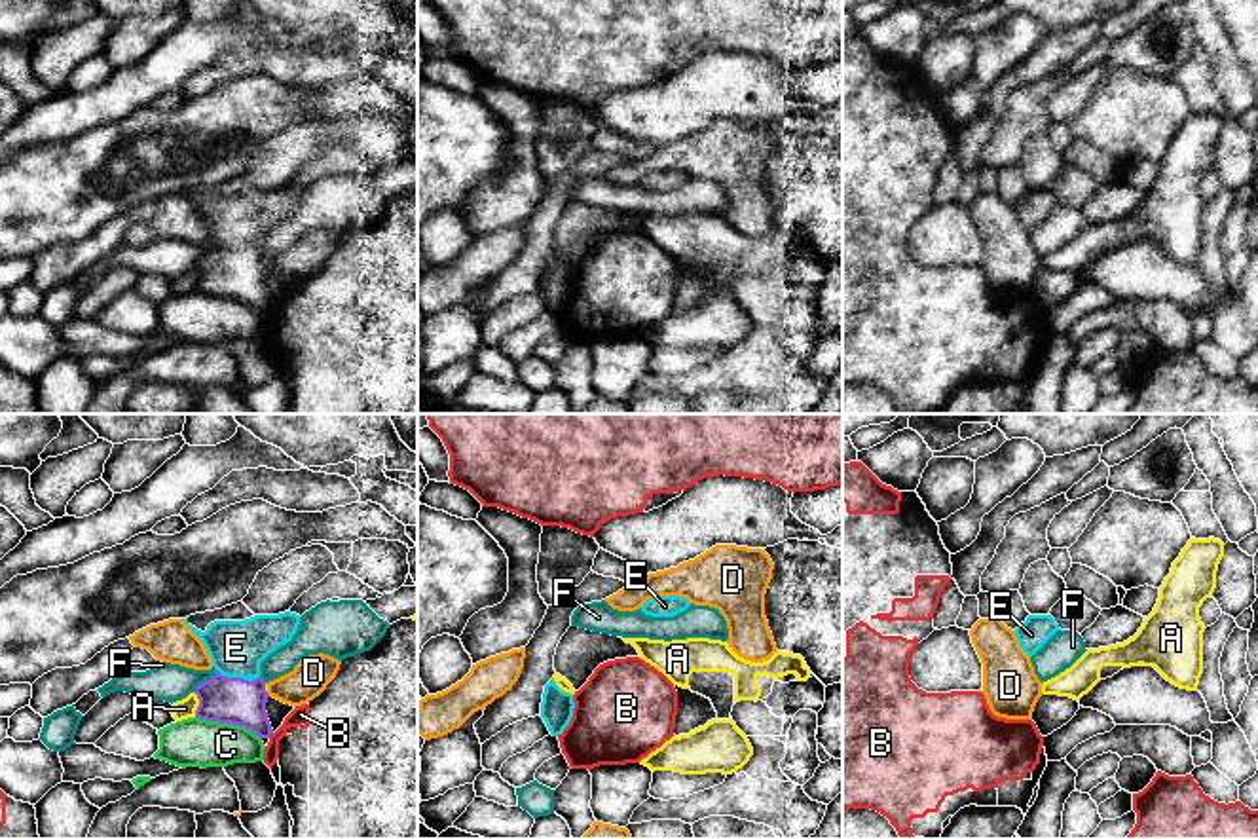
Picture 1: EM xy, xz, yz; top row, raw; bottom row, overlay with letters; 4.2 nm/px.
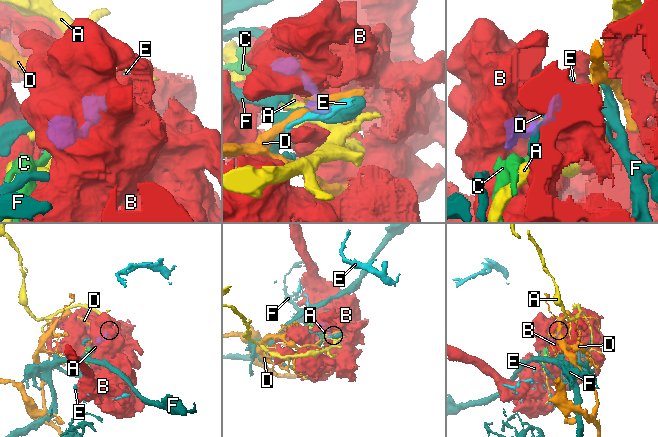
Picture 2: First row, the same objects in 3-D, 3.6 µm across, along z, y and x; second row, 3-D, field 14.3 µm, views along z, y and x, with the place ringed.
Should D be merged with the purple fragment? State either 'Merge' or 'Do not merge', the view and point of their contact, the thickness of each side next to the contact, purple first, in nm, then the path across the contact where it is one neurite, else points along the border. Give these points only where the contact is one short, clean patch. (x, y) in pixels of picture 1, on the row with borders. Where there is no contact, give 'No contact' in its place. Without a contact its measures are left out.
Do not merge. Touches purple at xy (266, 693). Thickness 200 nm (purple) against 160 nm

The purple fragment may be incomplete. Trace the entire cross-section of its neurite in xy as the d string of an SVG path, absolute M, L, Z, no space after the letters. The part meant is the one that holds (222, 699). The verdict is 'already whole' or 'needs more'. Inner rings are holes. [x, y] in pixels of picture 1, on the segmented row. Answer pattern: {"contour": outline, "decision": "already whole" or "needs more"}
{"contour": "M254 615L245 621L214 621L205 632L188 625L203 642L214 676L195 687L199 706L195 718L245 727L260 738L269 738L273 729L268 719L266 681L260 662L277 647L292 640L300 615Z", "decision": "needs more"}

